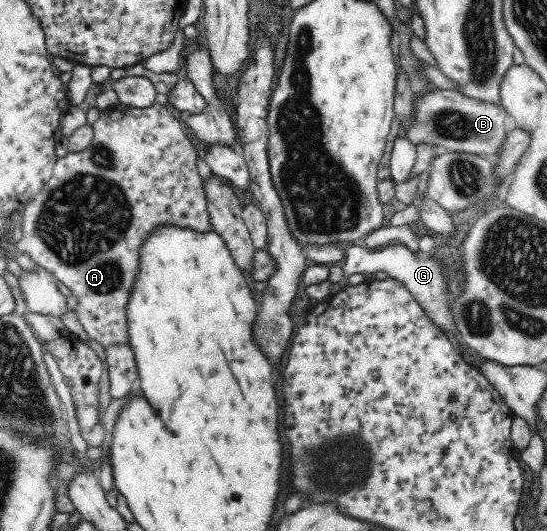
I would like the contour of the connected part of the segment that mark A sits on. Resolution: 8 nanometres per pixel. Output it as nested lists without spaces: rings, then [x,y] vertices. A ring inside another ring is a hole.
[[[154,103],[148,108],[133,108],[123,104],[115,105],[113,108],[105,109],[99,118],[92,124],[94,137],[91,144],[81,152],[70,152],[66,156],[59,157],[53,168],[53,174],[45,185],[36,192],[27,204],[23,206],[22,214],[22,236],[16,247],[19,251],[27,252],[38,265],[55,273],[55,276],[71,290],[71,294],[77,298],[75,308],[77,317],[88,336],[97,340],[103,348],[109,346],[130,346],[128,304],[132,298],[133,288],[136,286],[141,270],[141,248],[145,240],[155,232],[159,226],[175,226],[175,228],[189,228],[197,234],[205,234],[212,230],[211,215],[208,211],[208,202],[204,189],[204,182],[197,170],[197,150],[193,147],[181,122],[167,110],[165,105]]]

